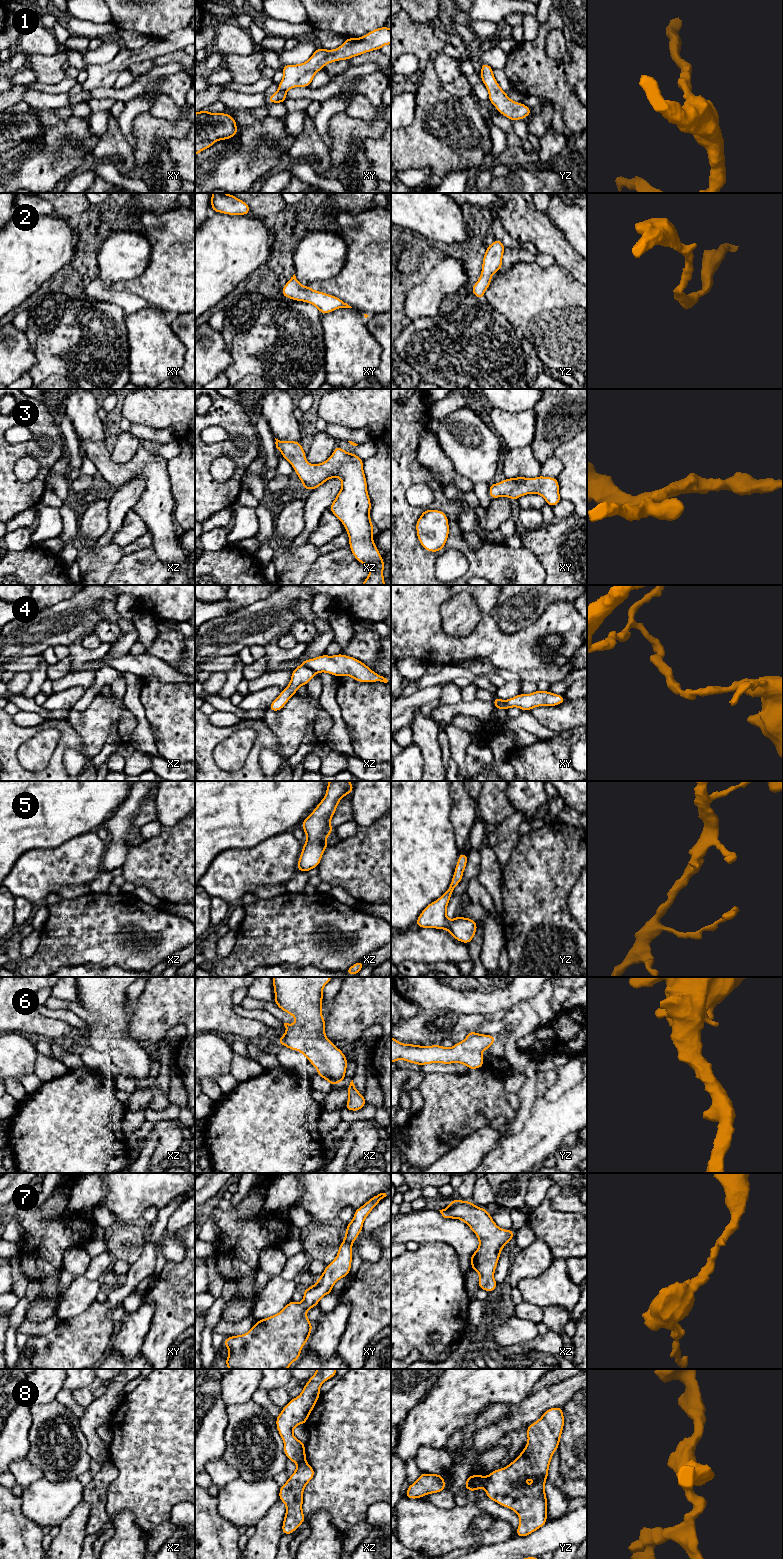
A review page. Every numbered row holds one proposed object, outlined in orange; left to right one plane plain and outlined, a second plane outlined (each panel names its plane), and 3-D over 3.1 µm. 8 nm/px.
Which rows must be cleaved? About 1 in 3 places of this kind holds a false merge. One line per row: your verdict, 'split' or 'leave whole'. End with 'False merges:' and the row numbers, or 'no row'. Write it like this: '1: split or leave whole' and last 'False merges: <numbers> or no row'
1: leave whole
2: leave whole
3: leave whole
4: split
5: leave whole
6: leave whole
7: leave whole
8: split
False merges: 4, 8

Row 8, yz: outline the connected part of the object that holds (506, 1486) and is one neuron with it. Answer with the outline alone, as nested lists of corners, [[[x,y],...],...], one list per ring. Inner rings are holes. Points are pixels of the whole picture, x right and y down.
[[[560,1407],[548,1409],[540,1419],[527,1426],[528,1442],[521,1454],[505,1468],[494,1470],[486,1477],[484,1488],[487,1498],[517,1513],[520,1520],[516,1531],[518,1537],[530,1535],[547,1522],[548,1500],[545,1481],[548,1479],[552,1456],[559,1447],[563,1428],[563,1409]]]

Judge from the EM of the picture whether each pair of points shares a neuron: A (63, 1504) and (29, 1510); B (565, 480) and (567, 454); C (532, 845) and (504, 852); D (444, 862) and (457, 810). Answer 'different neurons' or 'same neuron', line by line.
A: same neuron
B: same neuron
C: different neurons
D: different neurons

